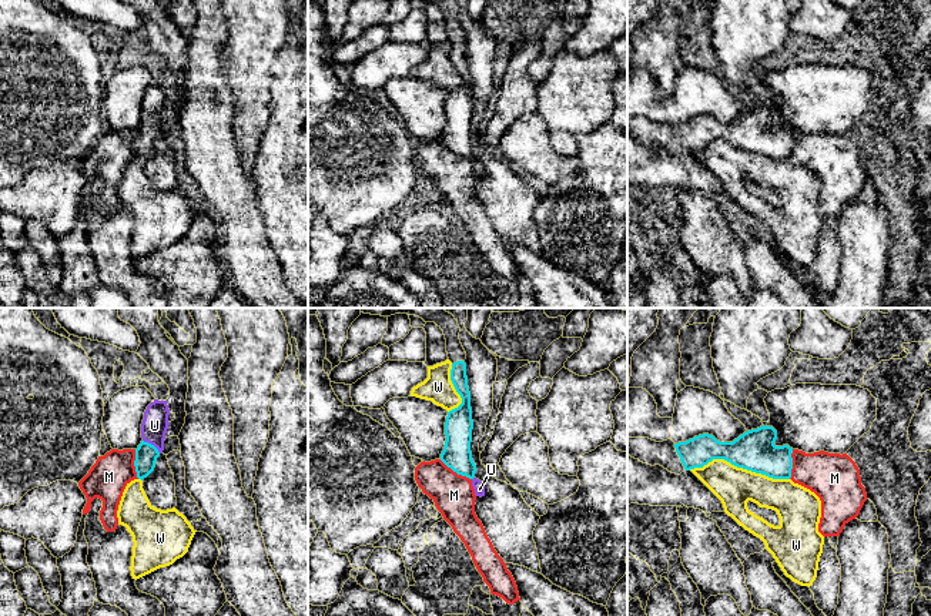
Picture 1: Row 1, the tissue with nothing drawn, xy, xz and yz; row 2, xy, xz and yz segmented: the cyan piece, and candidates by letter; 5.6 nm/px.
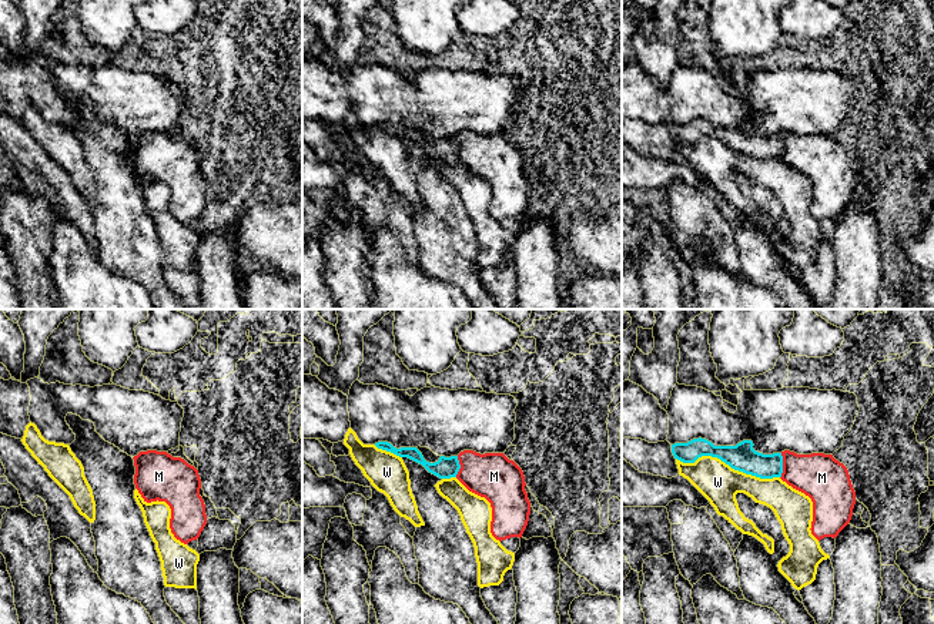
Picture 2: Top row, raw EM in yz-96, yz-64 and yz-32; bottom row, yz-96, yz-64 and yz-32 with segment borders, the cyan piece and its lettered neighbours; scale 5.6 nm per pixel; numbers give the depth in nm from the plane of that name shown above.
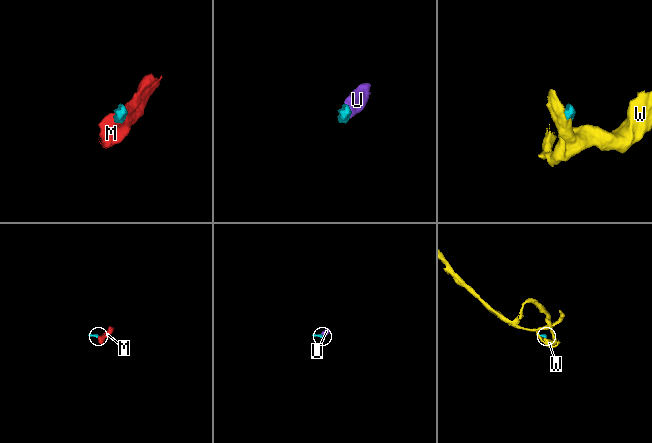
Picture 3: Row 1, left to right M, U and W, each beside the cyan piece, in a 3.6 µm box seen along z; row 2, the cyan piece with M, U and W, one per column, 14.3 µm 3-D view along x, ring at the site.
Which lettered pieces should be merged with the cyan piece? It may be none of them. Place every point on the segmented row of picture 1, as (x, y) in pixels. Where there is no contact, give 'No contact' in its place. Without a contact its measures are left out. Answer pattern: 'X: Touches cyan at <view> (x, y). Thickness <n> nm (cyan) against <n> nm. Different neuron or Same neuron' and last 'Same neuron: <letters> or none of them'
M: Touches cyan at xz (455, 471). Thickness 160 nm (cyan) against 240 nm. Different neuron
U: Touches cyan at xy (150, 444). Thickness 130 nm (cyan) against 150 nm. Same neuron
W: Touches cyan at yz (739, 466). Thickness 220 nm (cyan) against 220 nm. Different neuron
Same neuron: U

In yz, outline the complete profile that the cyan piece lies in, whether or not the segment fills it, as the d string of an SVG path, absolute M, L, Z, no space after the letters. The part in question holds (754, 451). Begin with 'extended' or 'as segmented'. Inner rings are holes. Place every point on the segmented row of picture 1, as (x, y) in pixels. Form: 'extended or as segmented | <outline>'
extended | M760 426L740 435L733 442L720 442L703 433L686 442L672 439L656 442L649 438L629 438L627 453L647 465L660 465L672 473L703 468L713 459L724 459L737 468L766 475L773 479L790 479L793 448L776 446L777 431Z

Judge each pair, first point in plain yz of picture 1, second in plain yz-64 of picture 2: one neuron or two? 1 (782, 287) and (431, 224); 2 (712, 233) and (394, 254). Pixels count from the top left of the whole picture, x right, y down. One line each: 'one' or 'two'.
1: one
2: two

